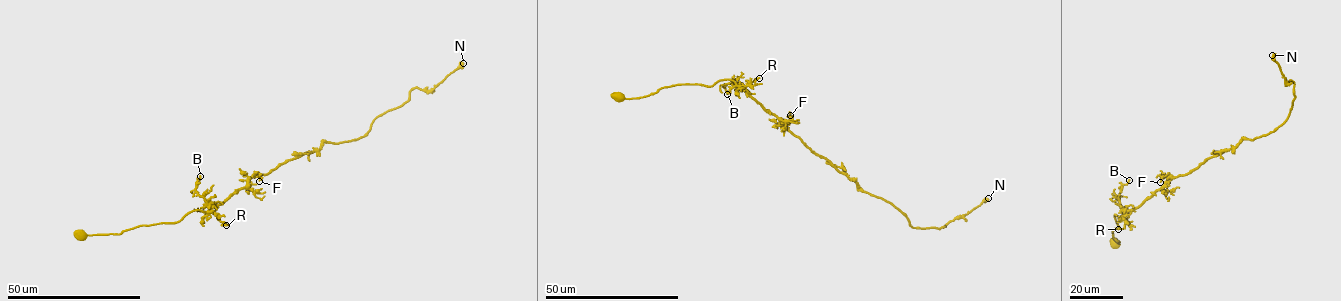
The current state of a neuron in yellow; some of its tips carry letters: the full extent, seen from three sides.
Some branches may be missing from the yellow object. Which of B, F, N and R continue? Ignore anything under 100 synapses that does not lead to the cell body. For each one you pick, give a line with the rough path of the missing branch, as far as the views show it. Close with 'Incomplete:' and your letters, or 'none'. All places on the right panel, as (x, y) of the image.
Incomplete: none

